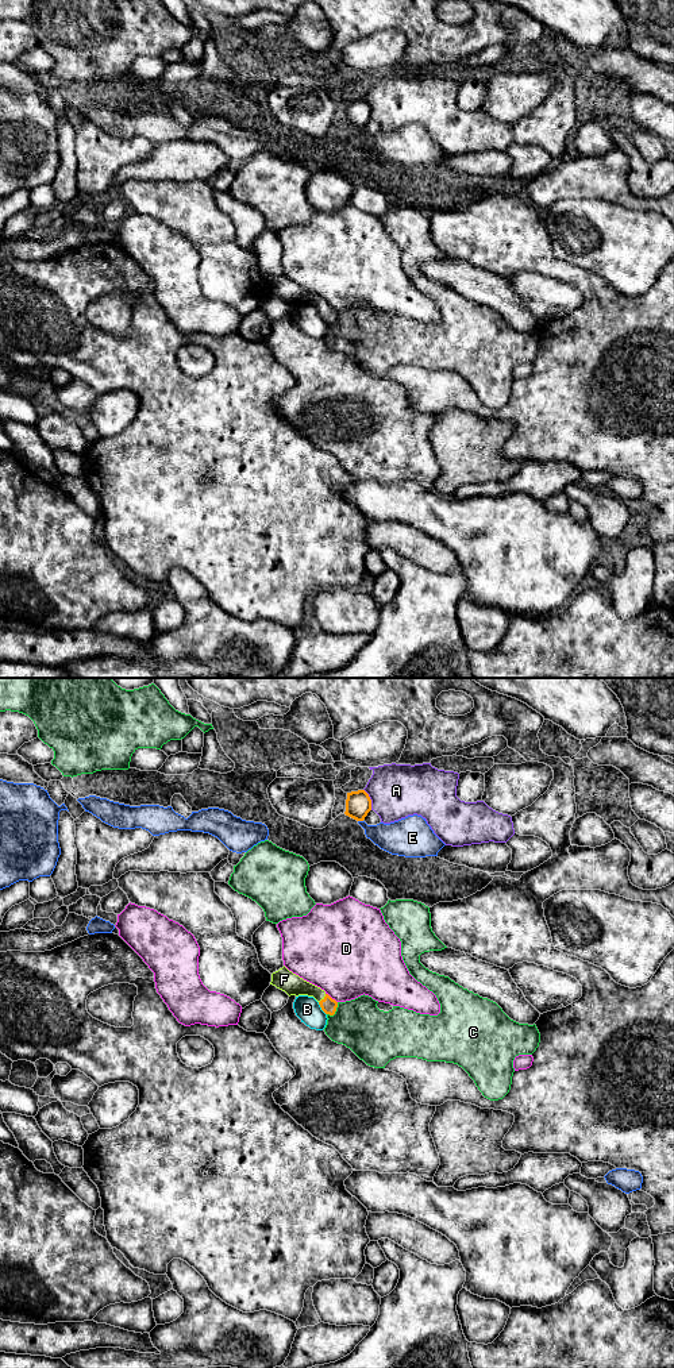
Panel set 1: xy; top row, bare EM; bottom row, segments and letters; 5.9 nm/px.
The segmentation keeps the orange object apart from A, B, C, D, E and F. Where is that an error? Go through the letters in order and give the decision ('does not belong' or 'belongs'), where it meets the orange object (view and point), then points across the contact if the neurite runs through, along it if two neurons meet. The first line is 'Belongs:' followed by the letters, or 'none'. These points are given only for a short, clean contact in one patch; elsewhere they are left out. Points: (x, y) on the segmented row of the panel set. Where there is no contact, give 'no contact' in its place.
Belongs: F
A: does not belong; meets orange in xy at (370, 800)
B: does not belong; meets orange in xy at (322, 1009)
C: does not belong; meets orange in xy at (335, 1010)
D: does not belong; meets orange in xy at (330, 997)
E: does not belong; meets orange in xy at (361, 820)
F: belongs; meets orange in xy at (324, 998); runs through xy (328, 1005), (324, 998), (287, 981)

